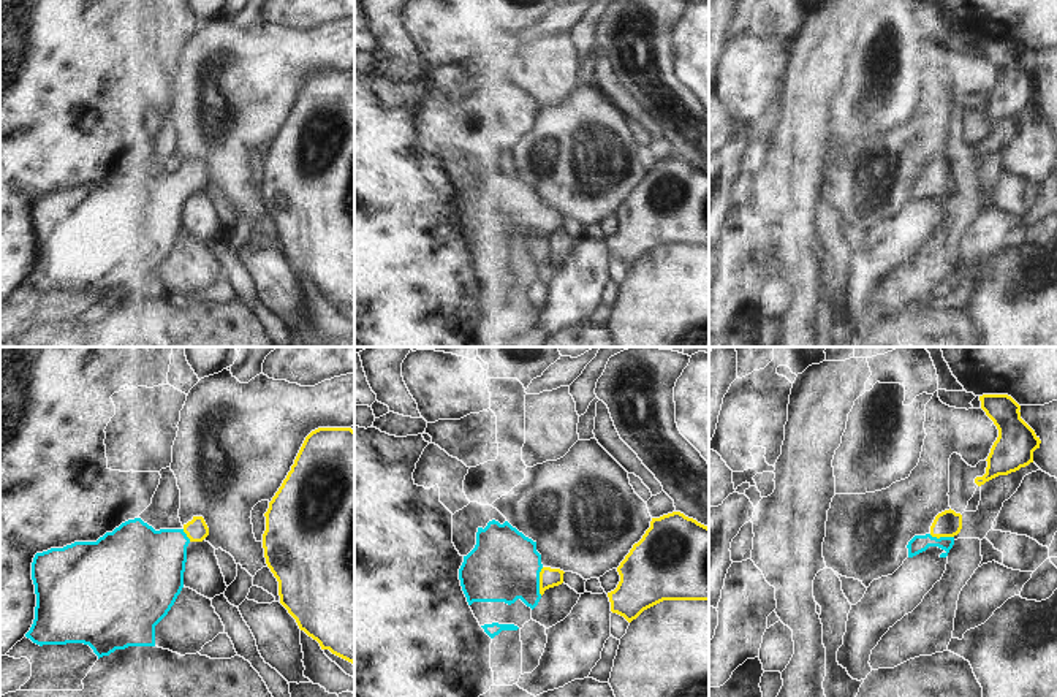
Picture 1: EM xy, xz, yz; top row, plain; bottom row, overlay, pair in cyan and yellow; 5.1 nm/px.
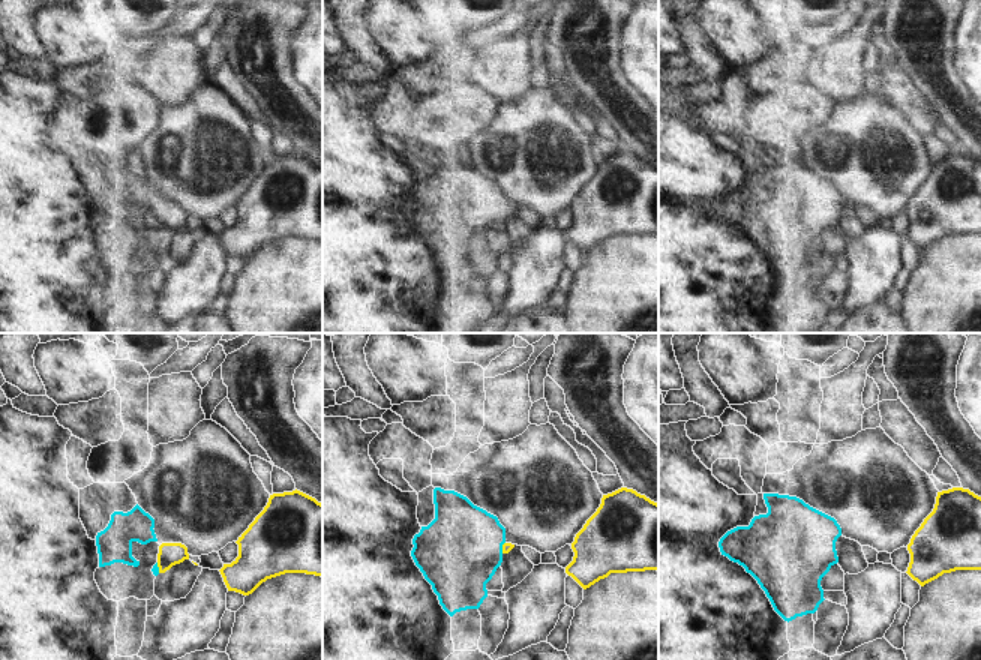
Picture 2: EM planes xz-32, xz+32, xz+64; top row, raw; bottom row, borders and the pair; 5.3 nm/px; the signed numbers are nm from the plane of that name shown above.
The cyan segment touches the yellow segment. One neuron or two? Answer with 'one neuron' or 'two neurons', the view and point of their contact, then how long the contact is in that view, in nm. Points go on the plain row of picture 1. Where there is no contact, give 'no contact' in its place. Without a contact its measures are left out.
one neuron | xz (538, 227) | 140 nm

